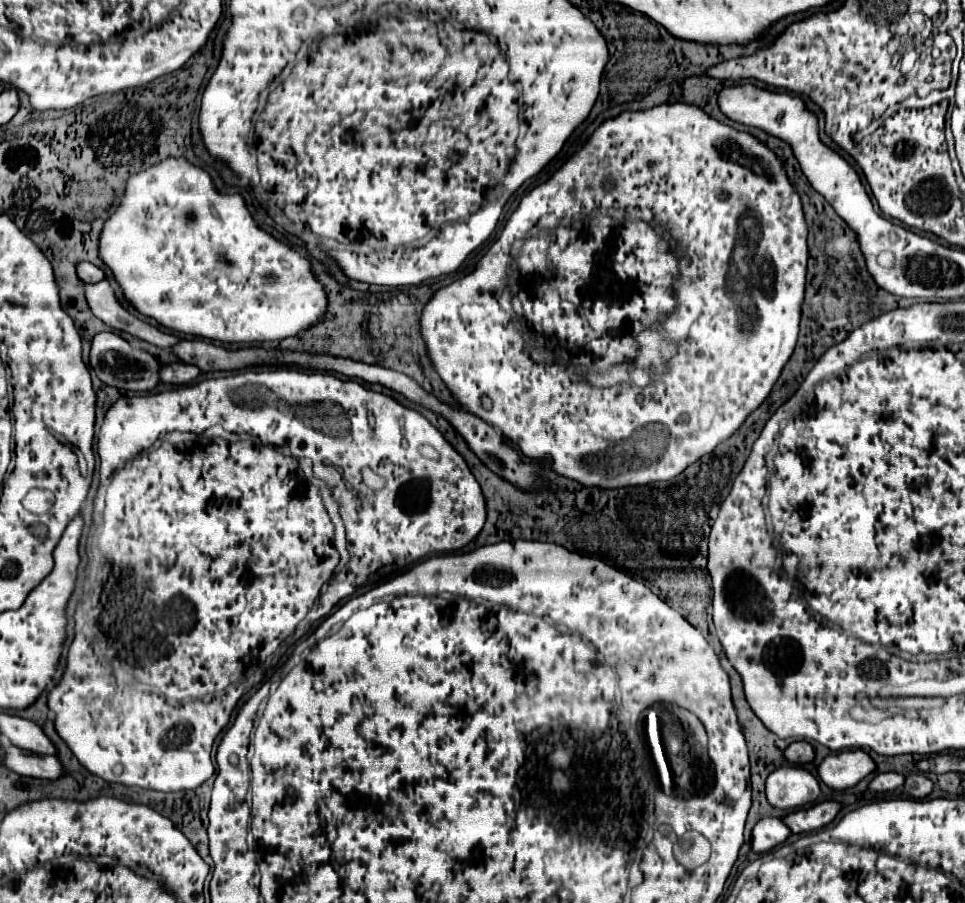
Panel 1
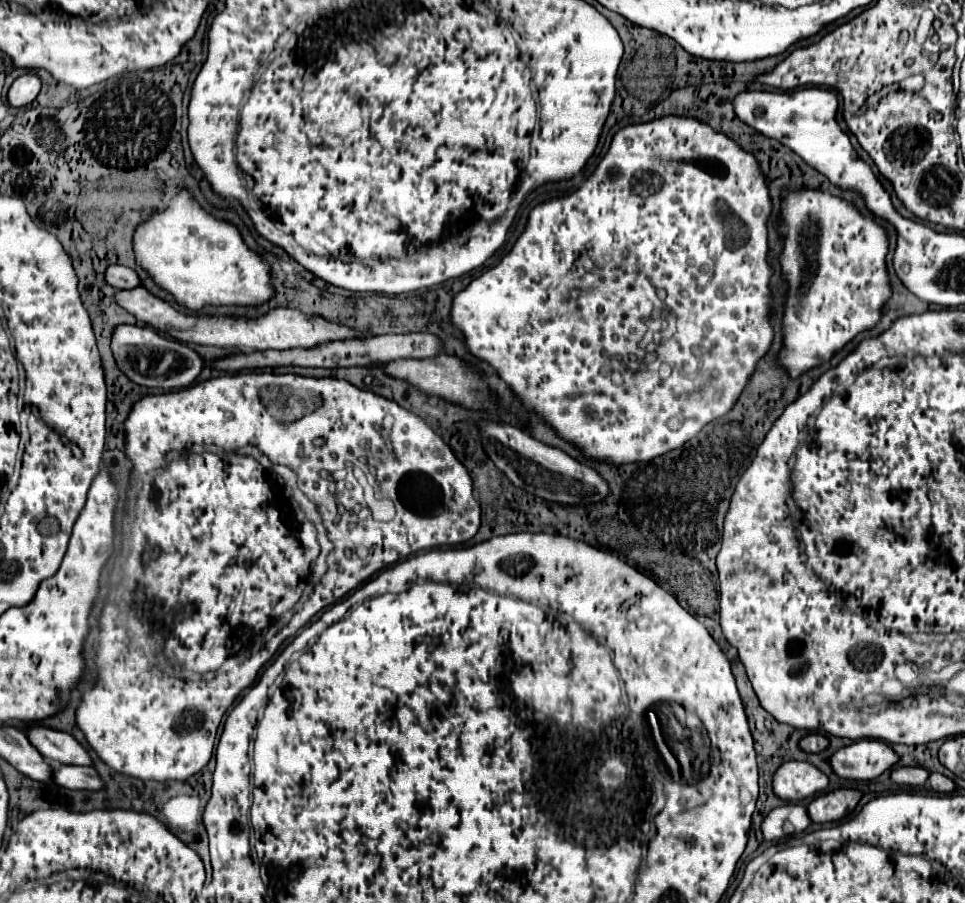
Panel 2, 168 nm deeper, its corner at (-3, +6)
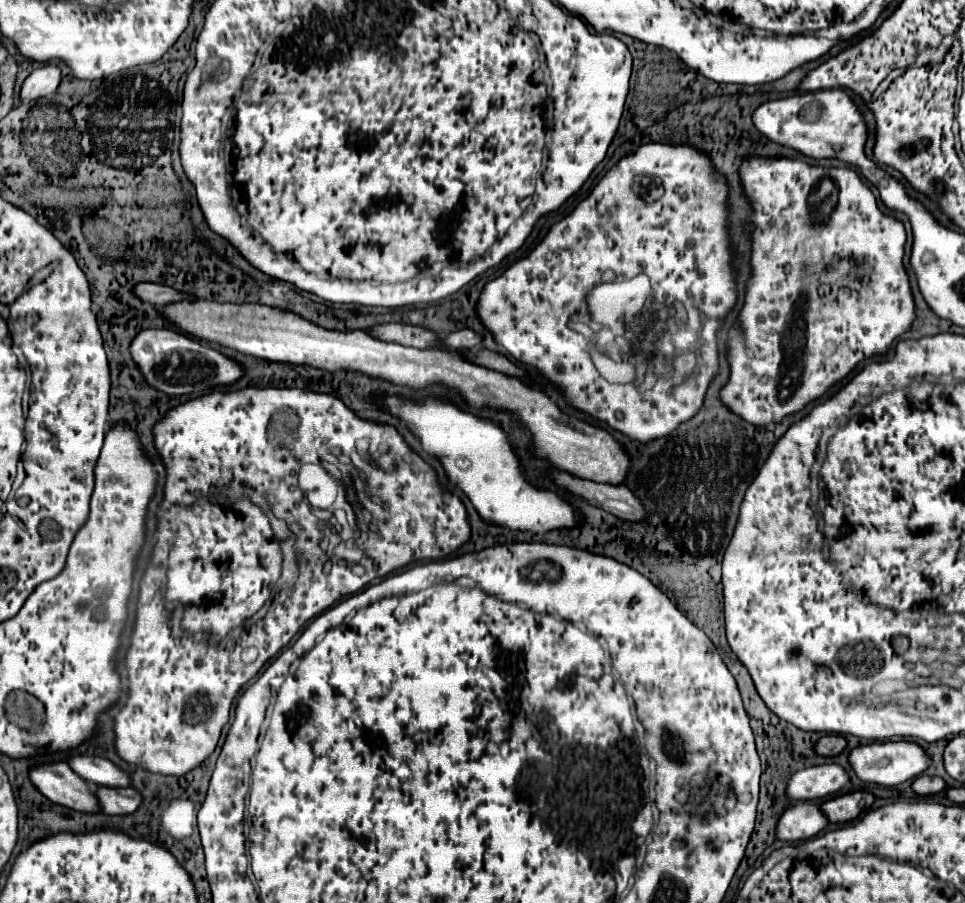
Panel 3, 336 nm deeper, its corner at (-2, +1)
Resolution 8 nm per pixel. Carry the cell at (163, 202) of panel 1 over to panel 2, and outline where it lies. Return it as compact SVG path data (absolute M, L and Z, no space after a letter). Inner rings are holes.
M181 187L163 211L151 213L137 225L133 235L133 257L157 287L171 293L173 299L191 313L197 313L203 307L261 307L275 297L275 287L271 285L271 265L245 245L243 235L233 223L207 213L191 197L187 187Z

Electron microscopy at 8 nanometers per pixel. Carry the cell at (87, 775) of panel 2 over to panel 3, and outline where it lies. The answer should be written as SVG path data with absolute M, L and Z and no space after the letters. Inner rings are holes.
M98 788L100 806L110 816L132 814L142 804L142 794L136 788Z

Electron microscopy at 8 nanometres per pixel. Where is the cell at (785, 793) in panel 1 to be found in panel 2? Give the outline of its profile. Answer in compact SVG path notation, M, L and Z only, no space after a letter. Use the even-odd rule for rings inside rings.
M787 761L773 775L773 791L783 801L803 801L827 787L829 779L807 761Z

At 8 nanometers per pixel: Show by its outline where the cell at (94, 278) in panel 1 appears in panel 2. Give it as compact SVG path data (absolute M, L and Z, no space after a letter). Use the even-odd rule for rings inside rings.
M109 265L105 269L105 281L115 289L133 289L139 285L139 277L133 269L121 265Z

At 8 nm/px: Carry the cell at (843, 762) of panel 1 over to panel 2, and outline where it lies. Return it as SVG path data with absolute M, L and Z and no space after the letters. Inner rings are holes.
M861 739L847 747L841 747L831 757L831 769L843 779L875 779L891 765L897 763L897 755L889 745L875 739Z

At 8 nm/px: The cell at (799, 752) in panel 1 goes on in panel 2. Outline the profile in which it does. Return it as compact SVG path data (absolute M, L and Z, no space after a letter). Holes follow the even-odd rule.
M811 733L811 735L805 735L799 743L799 747L805 751L805 753L819 753L823 751L825 747L829 745L829 739L821 733Z

